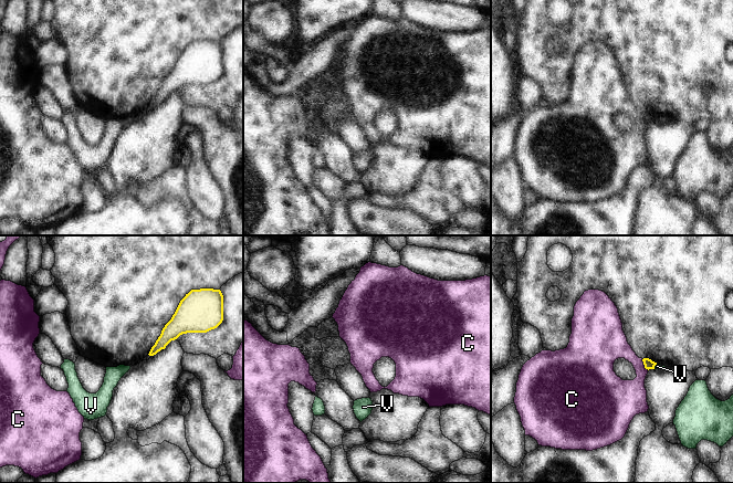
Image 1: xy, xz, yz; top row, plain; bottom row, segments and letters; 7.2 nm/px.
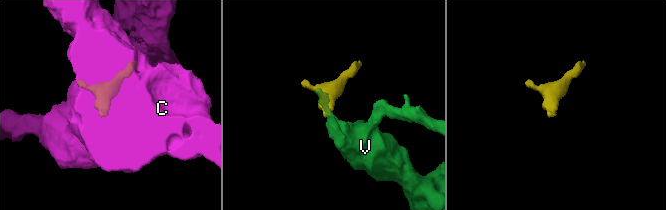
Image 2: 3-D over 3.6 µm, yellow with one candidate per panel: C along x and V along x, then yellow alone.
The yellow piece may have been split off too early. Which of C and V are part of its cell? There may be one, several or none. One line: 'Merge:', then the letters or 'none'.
Merge: none

